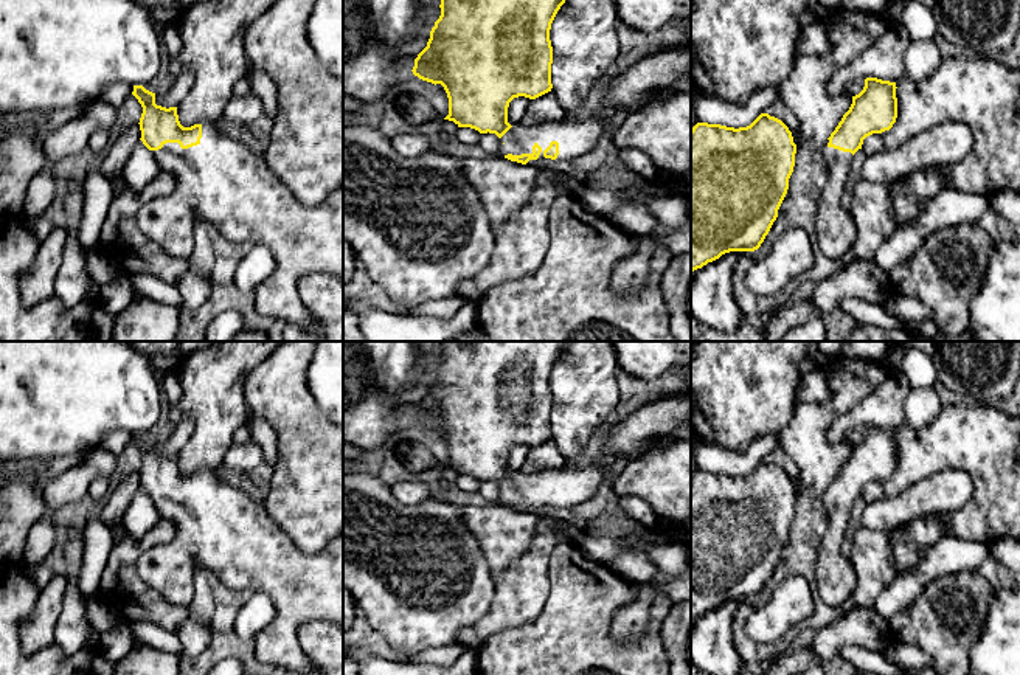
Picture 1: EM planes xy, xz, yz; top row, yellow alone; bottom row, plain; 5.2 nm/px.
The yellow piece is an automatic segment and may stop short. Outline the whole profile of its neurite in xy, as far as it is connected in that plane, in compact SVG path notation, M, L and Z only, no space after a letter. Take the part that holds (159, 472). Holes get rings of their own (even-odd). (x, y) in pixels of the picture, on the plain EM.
M134 433L132 442L138 447L138 450L143 455L143 461L141 461L141 466L138 470L140 478L141 478L140 487L155 503L161 517L171 520L177 528L177 534L171 542L168 542L165 545L154 546L140 556L140 559L137 560L138 576L146 583L149 583L152 588L155 588L158 593L161 593L169 602L172 602L175 605L183 605L183 607L188 607L194 597L194 573L197 569L208 571L216 583L224 585L225 588L234 591L236 594L242 594L242 596L247 596L252 593L267 594L273 601L273 604L276 605L276 618L264 630L261 630L258 633L258 636L255 638L256 639L256 644L255 644L256 659L262 664L273 664L276 667L283 667L286 672L295 672L295 673L301 673L301 675L315 675L312 663L309 661L309 658L301 650L301 646L300 646L298 638L297 638L297 630L300 625L311 622L311 621L331 621L331 622L337 624L343 632L343 532L338 534L321 551L314 552L314 554L304 552L283 531L281 524L267 512L262 501L255 501L244 490L224 483L219 478L219 475L213 470L202 470L202 472L194 472L191 475L183 475L179 469L177 455L166 456L166 455L157 453L155 452L155 441L146 438L143 433Z

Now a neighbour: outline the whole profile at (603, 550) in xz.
M582 529L579 548L593 562L609 565L621 551L619 537L593 537Z

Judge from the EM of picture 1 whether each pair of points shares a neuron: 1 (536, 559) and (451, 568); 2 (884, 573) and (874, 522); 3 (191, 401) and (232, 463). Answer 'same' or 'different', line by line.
1: different
2: different
3: different

